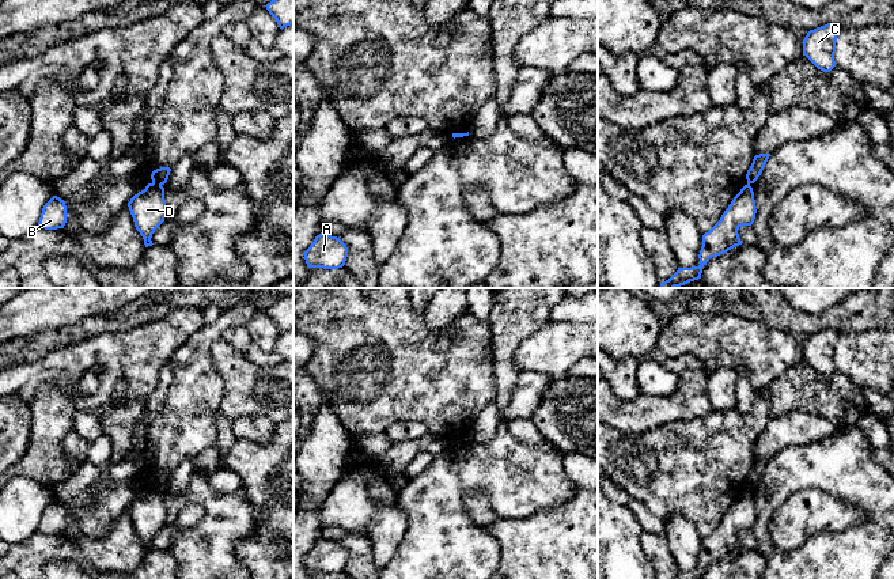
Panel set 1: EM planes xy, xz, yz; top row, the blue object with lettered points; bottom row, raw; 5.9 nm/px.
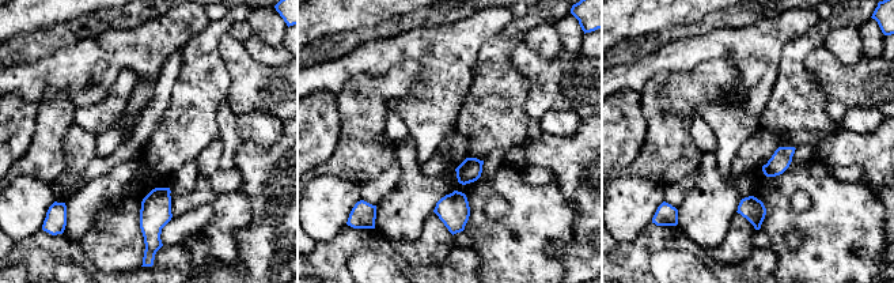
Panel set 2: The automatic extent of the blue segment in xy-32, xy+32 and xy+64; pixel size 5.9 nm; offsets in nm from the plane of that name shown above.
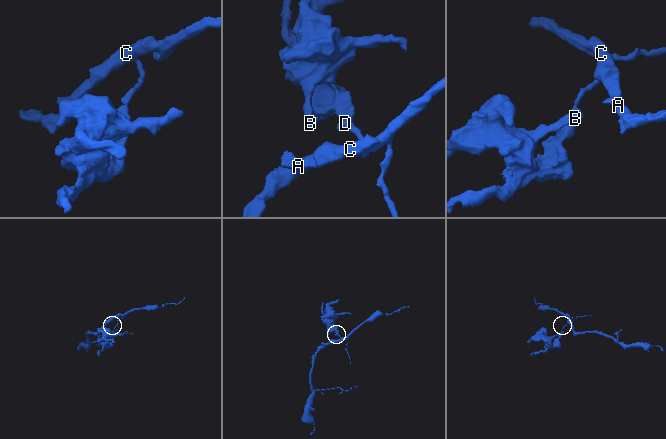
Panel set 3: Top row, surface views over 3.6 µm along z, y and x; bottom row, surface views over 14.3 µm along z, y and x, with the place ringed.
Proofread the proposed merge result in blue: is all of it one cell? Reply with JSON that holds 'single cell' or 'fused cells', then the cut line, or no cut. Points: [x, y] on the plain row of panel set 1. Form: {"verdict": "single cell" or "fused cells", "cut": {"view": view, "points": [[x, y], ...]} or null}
{"verdict": "fused cells", "cut": {"view": "xy", "points": [[152, 487], [161, 489]]}}

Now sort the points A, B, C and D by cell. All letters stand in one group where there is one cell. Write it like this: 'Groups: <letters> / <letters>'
Groups: A C / B D

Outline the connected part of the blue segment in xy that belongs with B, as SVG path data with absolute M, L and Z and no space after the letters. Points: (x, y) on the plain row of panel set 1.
M53 500L42 512L38 530L45 534L64 533L67 527L65 506Z

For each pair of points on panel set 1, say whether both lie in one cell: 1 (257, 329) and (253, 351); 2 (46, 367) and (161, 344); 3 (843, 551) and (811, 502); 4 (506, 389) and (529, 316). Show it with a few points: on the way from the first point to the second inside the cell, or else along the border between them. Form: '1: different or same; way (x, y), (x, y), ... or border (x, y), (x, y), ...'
1: different; border (252, 341), (265, 351), (273, 351)
2: same; way (75, 359), (94, 351), (132, 351)
3: different; border (860, 522), (841, 530), (813, 533), (802, 545)
4: same; way (506, 371), (506, 339), (511, 333)

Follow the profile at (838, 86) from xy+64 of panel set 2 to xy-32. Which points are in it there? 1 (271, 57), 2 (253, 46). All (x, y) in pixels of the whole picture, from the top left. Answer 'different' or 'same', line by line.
1: different
2: different

